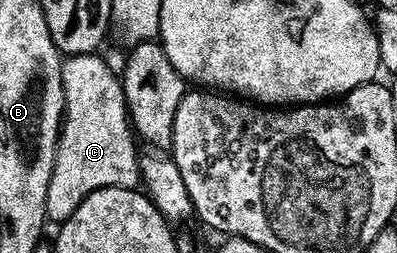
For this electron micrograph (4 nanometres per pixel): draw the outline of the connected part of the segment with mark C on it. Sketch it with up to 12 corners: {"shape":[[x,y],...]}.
{"shape":[[61,64],[65,113],[47,185],[60,225],[95,189],[137,184],[118,72]]}

